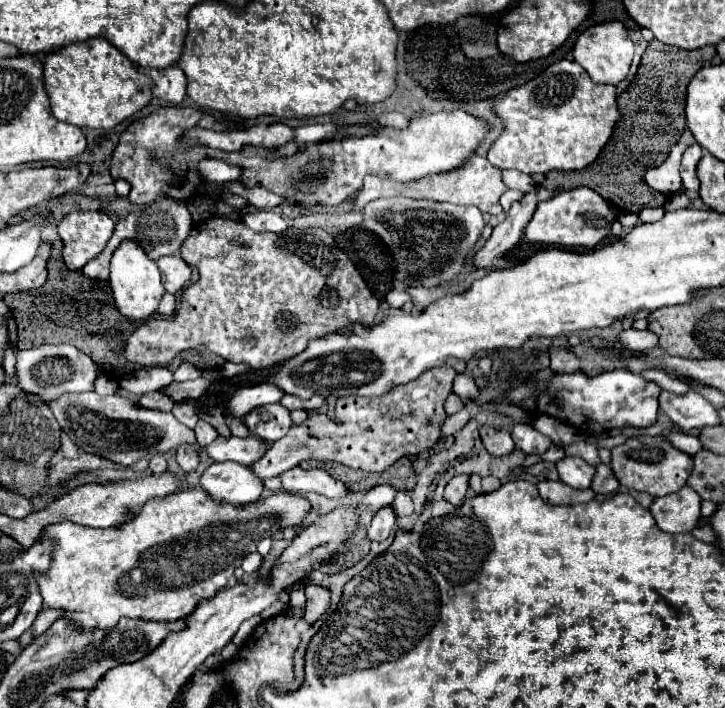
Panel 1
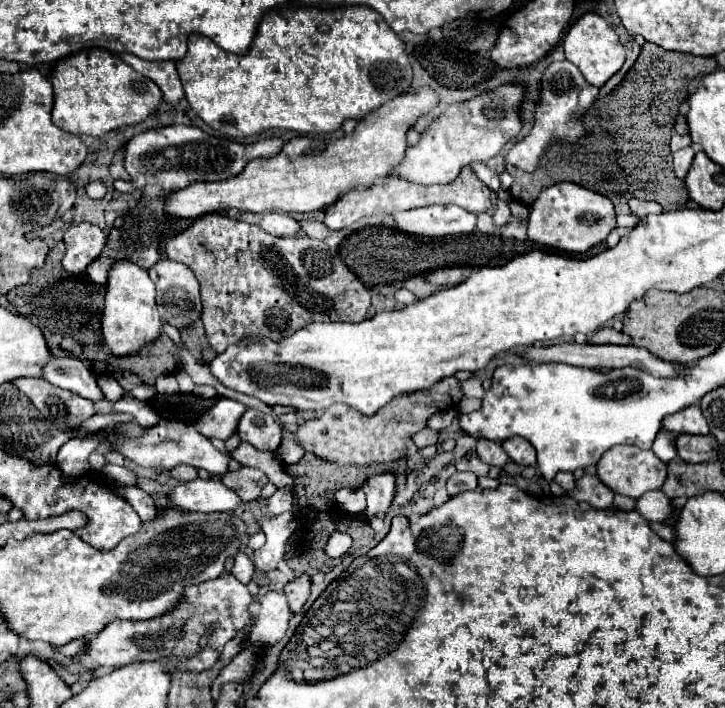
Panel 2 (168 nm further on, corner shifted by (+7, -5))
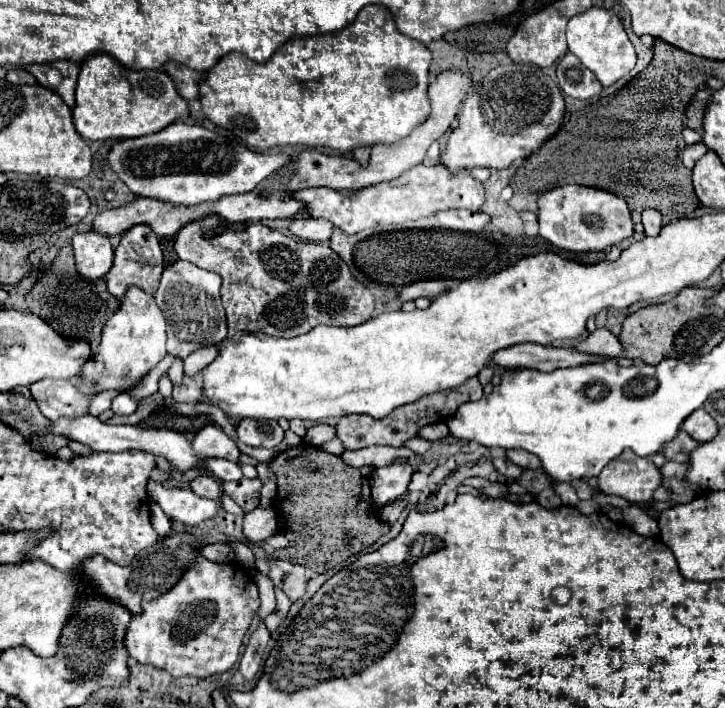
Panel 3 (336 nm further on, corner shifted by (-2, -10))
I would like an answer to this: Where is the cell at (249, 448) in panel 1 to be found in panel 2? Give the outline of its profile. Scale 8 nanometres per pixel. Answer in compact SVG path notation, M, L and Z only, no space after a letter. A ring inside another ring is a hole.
M161 421L159 425L149 427L147 433L143 433L143 437L139 441L123 441L123 445L117 445L115 449L143 467L173 469L179 463L187 463L193 467L201 467L201 469L209 471L211 475L225 475L229 469L229 463L231 463L229 453L221 453L193 425L185 425L181 421Z

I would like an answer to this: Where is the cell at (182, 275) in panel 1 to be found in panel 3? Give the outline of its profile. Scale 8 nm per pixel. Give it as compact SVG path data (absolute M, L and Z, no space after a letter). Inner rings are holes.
M176 260L162 272L160 286L154 292L154 300L168 324L168 354L186 358L190 352L204 346L214 346L228 336L226 314L220 300L220 286L222 278L216 272L196 268L192 262L186 260Z

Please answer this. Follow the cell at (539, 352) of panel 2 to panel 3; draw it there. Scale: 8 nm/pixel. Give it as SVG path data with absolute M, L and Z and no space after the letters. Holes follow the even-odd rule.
M540 344L508 346L508 350L498 350L492 356L492 362L500 368L534 368L540 372L552 372L556 368L578 366L594 360L598 362L604 358L592 358L590 354L582 354L570 348L554 348Z

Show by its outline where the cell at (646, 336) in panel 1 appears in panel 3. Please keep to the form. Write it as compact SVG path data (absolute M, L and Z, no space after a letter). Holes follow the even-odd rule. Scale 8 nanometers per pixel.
M596 328L582 342L578 342L572 350L584 352L584 354L594 354L594 356L604 356L604 358L618 358L624 354L620 340L606 328Z

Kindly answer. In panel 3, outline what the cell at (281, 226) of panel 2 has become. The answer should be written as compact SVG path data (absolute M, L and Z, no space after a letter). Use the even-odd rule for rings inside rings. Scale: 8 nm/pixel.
M302 218L302 220L294 220L288 228L296 238L306 240L306 242L326 242L330 240L332 232L334 232L334 224L330 220L324 218Z

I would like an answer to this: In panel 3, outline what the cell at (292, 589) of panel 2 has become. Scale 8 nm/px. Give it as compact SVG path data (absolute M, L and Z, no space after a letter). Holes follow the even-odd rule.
M294 566L292 572L284 576L284 580L282 580L282 590L284 590L284 594L286 594L292 602L296 602L298 598L304 596L304 592L306 592L306 582L308 582L306 568L304 568L304 566Z

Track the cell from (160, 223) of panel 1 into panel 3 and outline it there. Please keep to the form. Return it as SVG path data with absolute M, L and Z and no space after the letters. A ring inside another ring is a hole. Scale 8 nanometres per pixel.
M144 224L132 226L132 230L128 230L122 236L120 246L116 248L114 266L106 274L108 292L112 296L116 296L116 298L124 298L124 294L126 294L126 290L130 286L138 286L146 294L154 294L156 292L156 286L160 282L162 270L164 270L164 256L162 256L162 248L160 248L158 236L152 232L150 226L144 226Z

